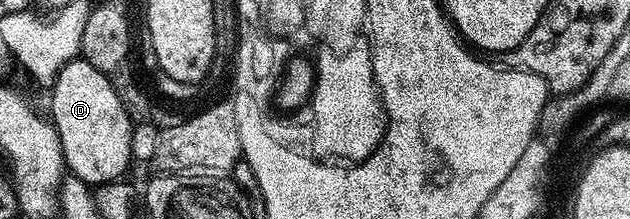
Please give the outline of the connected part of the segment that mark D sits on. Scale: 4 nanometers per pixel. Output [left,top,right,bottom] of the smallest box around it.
[50,59,134,187]

